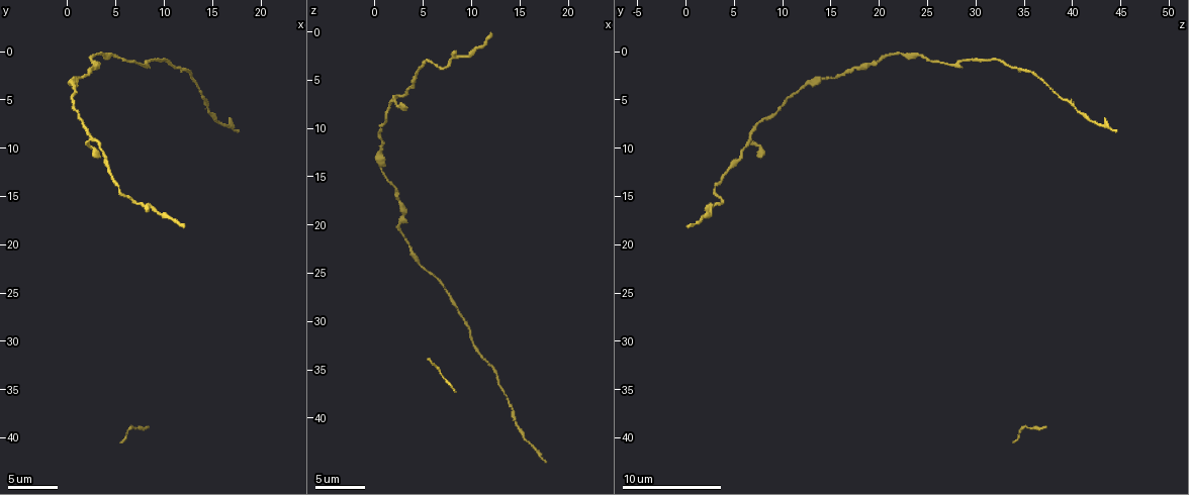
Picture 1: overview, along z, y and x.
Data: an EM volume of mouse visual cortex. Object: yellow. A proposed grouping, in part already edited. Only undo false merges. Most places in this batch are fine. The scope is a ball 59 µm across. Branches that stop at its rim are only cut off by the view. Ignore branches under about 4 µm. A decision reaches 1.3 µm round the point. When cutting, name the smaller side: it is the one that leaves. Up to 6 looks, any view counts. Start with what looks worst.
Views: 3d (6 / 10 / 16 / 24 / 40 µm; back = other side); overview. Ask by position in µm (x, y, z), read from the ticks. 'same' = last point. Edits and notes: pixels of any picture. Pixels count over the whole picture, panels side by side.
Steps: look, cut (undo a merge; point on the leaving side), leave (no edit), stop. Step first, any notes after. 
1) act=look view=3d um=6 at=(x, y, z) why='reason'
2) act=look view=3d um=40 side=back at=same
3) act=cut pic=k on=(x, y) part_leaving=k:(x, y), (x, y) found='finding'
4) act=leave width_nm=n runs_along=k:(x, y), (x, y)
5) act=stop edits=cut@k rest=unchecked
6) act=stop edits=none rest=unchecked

act=look view=3d um=10 at=(16.0, 7.4, 42.6)

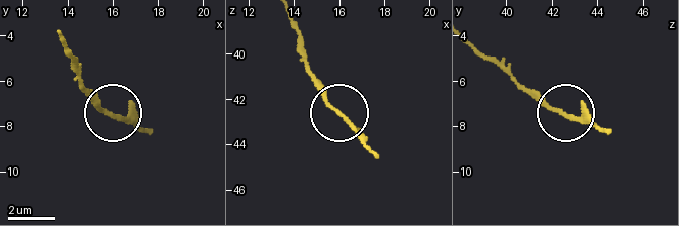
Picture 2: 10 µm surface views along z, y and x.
act=look view=3d um=6 at=(16.0, 7.5, 42.6)

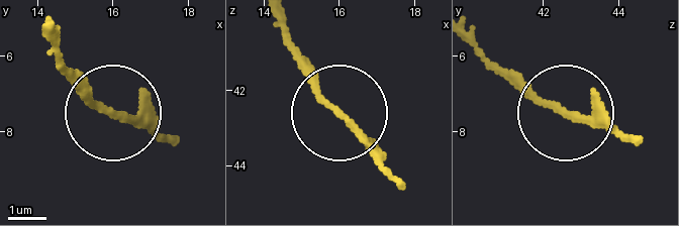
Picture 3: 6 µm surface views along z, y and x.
act=leave runs_along=3:(49, 37), (109, 111), (158, 140) found='all the same neuron'

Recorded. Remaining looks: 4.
act=look view=3d um=10 at=(2.6, 0.8, 20.4) why='thick turns thin'

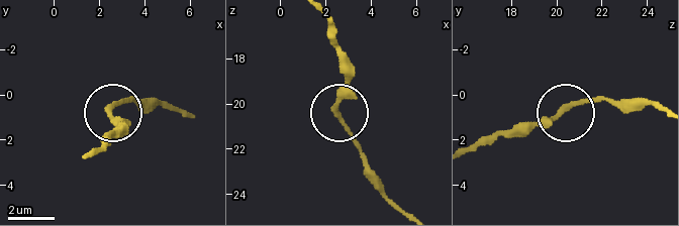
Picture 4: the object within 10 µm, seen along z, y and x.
act=leave width_nm=260 runs_along=4:(660, 109), (643, 103), (584, 103), (505, 136) found='all the same neuron'

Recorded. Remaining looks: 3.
act=look view=3d um=10 at=(8.6, 1.0, 29.2) why='thick turns thin'

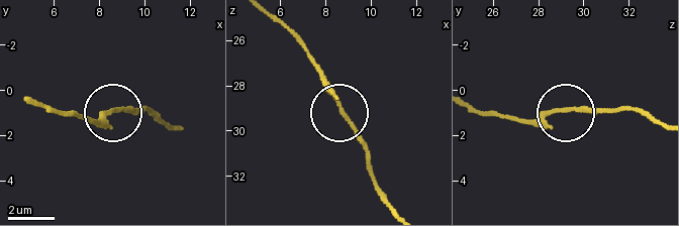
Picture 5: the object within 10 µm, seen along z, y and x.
act=look view=3d um=10 side=back at=(8.7, 0.9, 28.9)

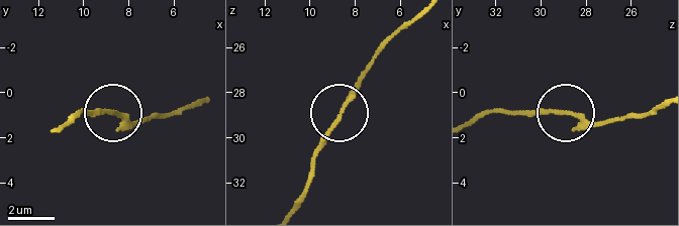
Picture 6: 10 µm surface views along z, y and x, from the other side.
act=leave runs_along=6:(77, 116), (115, 112), (129, 124), (142, 124) found='one neuron here'

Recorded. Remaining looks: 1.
act=stop edits=none rest=unchecked

